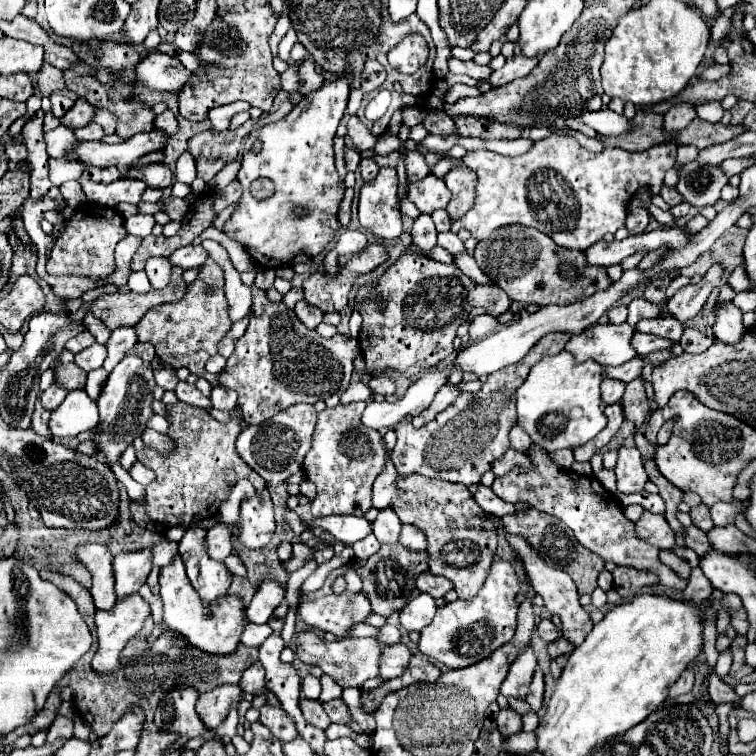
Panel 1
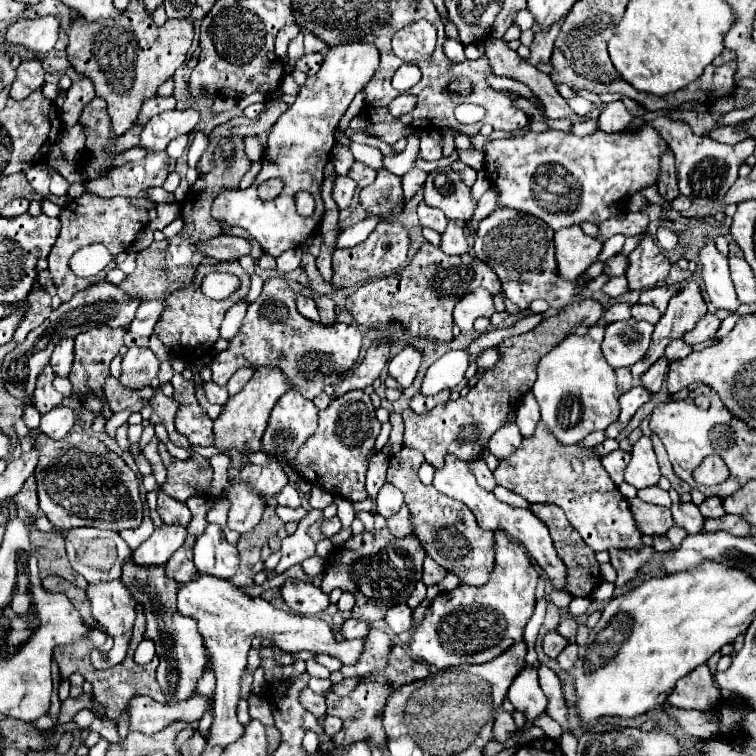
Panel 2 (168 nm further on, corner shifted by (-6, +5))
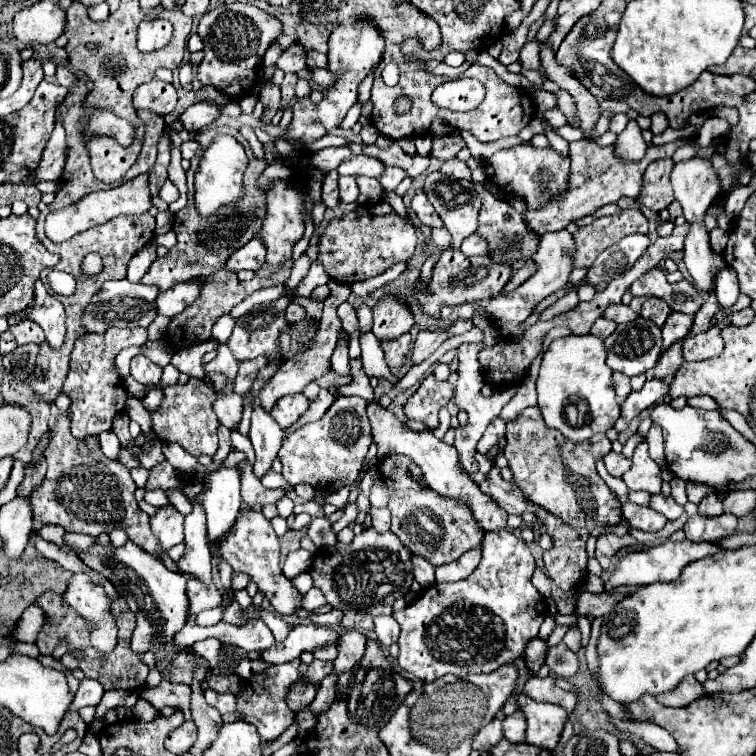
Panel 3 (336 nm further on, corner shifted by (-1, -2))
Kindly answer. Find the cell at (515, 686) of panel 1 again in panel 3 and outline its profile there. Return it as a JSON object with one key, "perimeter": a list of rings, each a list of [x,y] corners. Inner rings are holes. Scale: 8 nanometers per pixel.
{"perimeter":[[[517,694],[515,700],[521,706],[519,710],[527,718],[527,744],[533,744],[545,750],[553,750],[569,718],[567,710],[557,710],[557,706],[535,702],[523,694]]]}

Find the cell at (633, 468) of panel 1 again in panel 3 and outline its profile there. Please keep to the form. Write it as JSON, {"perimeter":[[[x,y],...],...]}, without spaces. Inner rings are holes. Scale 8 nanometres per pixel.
{"perimeter":[[[647,442],[639,444],[633,454],[633,466],[625,472],[623,482],[629,490],[645,490],[649,494],[661,492],[661,468],[651,460],[647,452]]]}

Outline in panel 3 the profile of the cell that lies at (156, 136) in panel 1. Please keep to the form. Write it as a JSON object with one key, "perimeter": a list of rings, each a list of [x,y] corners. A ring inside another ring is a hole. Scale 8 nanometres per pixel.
{"perimeter":[[[199,102],[199,104],[193,104],[189,110],[185,110],[179,120],[183,122],[183,126],[189,130],[189,132],[199,132],[203,130],[205,126],[213,124],[217,118],[221,116],[221,108],[217,104],[209,104],[209,102]]]}

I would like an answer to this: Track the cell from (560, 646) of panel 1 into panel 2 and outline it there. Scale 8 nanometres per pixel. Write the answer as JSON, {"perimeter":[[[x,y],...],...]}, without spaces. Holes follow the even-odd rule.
{"perimeter":[[[550,631],[550,633],[544,637],[544,651],[546,651],[548,657],[558,657],[568,643],[570,643],[570,641],[568,641],[566,637],[560,637],[556,631]]]}

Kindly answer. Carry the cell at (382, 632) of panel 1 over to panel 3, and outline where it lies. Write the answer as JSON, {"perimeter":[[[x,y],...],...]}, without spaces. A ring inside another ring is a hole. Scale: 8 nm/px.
{"perimeter":[[[313,624],[293,626],[289,630],[289,636],[283,642],[275,642],[271,648],[263,650],[259,654],[259,660],[267,662],[267,664],[289,662],[289,660],[297,658],[303,650],[313,652],[313,648],[317,648],[325,642],[335,642],[337,638],[339,638],[339,632],[329,630],[329,628],[321,628],[321,626],[313,626]]]}

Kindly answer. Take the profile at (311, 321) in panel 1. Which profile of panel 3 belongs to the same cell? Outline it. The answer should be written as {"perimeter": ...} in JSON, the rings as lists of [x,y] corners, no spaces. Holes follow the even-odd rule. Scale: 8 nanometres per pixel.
{"perimeter":[[[291,302],[291,304],[287,306],[287,310],[285,310],[285,320],[287,320],[289,324],[299,324],[303,318],[305,318],[305,310],[303,310],[303,306]]]}

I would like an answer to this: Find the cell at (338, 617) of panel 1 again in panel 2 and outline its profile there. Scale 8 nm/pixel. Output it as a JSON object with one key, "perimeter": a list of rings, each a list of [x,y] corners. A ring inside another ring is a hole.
{"perimeter":[[[286,581],[282,585],[282,597],[300,615],[316,615],[330,605],[330,597],[320,587],[302,581]]]}

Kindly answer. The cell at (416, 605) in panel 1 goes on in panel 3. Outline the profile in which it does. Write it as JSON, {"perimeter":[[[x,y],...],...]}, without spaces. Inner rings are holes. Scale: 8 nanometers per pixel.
{"perimeter":[[[377,616],[375,618],[375,626],[377,626],[377,640],[383,646],[391,646],[393,642],[397,642],[399,624],[395,624],[393,616]]]}

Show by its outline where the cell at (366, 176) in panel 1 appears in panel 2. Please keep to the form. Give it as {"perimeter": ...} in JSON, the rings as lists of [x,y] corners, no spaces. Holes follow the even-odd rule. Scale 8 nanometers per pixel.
{"perimeter":[[[356,161],[352,165],[352,169],[350,169],[348,175],[358,183],[358,187],[366,187],[366,185],[370,185],[376,179],[376,169],[372,169],[372,167]]]}

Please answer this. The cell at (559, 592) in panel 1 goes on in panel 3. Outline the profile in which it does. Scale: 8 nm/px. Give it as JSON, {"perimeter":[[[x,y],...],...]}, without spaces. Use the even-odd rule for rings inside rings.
{"perimeter":[[[375,400],[367,402],[367,416],[371,422],[371,434],[373,434],[373,442],[377,444],[377,458],[379,460],[383,460],[385,456],[391,456],[391,454],[409,456],[421,468],[421,472],[427,480],[427,486],[433,488],[435,492],[439,492],[441,496],[459,496],[459,500],[463,500],[471,508],[471,512],[481,528],[495,530],[495,528],[501,528],[507,524],[507,512],[501,510],[489,496],[485,496],[479,490],[479,486],[459,468],[457,452],[453,446],[445,444],[443,440],[437,440],[429,430],[425,430],[425,432],[411,430],[405,422],[401,422],[389,410],[381,408]]]}

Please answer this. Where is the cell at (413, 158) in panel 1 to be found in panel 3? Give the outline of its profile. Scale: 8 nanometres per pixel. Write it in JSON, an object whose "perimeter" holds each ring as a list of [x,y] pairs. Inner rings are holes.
{"perimeter":[[[441,136],[441,138],[433,138],[433,150],[431,156],[445,162],[449,158],[455,158],[457,152],[465,148],[465,142],[461,136]]]}

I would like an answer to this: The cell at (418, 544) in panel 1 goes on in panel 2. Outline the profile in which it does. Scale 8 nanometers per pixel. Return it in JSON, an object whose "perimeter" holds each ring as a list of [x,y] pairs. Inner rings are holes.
{"perimeter":[[[402,507],[392,519],[388,519],[388,529],[390,529],[390,533],[394,533],[396,537],[408,537],[408,535],[414,535],[410,511],[408,511],[406,507]]]}

